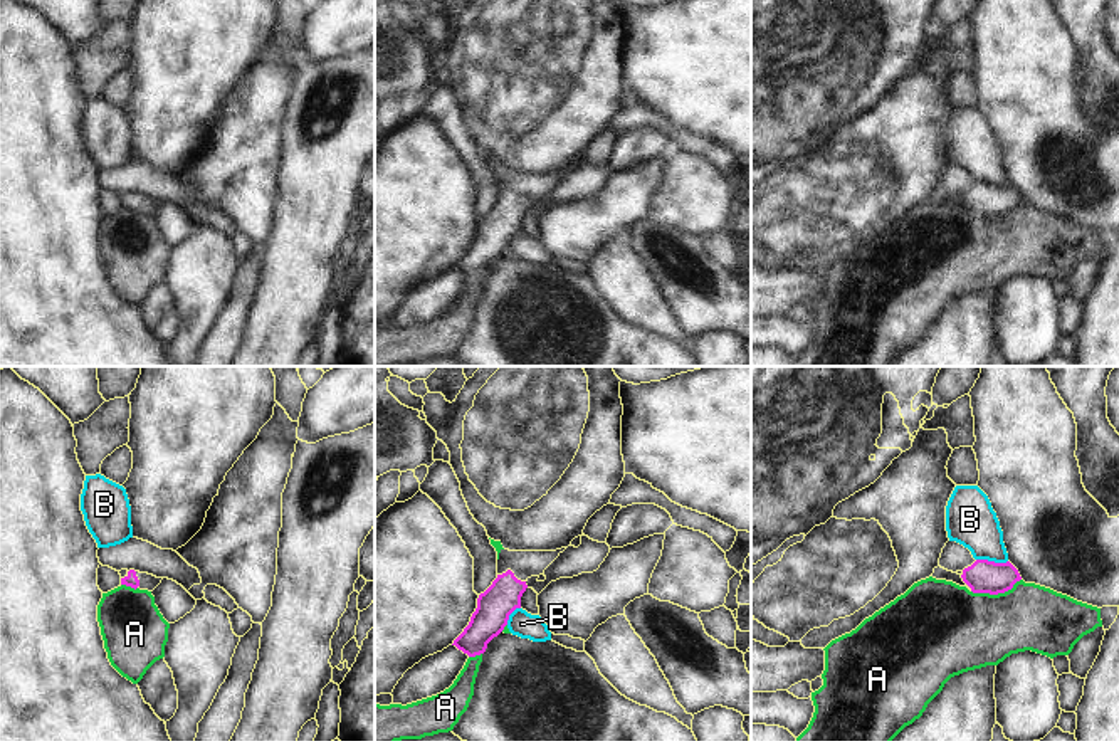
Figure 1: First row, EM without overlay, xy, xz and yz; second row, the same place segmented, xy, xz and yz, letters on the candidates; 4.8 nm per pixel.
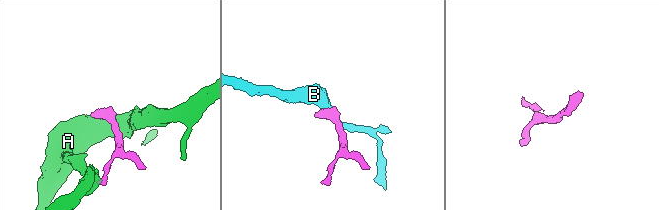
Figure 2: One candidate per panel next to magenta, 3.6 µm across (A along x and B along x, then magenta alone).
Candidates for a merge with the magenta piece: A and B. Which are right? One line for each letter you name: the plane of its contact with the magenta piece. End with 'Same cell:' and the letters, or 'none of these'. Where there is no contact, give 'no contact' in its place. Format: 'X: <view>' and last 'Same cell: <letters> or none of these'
Same cell: none of these

